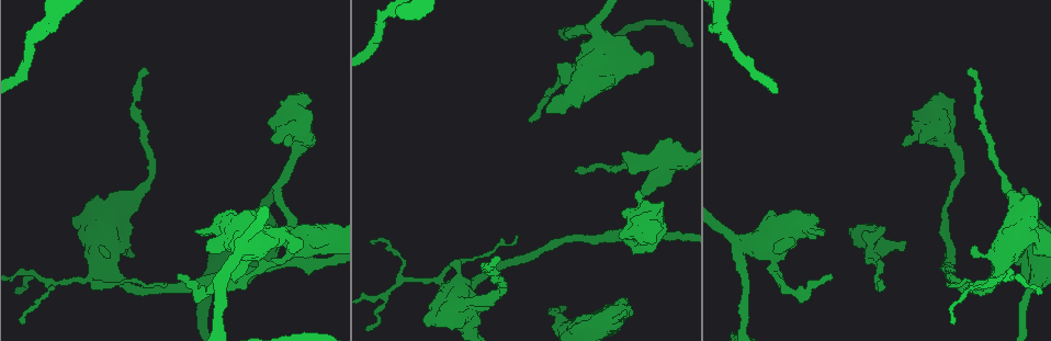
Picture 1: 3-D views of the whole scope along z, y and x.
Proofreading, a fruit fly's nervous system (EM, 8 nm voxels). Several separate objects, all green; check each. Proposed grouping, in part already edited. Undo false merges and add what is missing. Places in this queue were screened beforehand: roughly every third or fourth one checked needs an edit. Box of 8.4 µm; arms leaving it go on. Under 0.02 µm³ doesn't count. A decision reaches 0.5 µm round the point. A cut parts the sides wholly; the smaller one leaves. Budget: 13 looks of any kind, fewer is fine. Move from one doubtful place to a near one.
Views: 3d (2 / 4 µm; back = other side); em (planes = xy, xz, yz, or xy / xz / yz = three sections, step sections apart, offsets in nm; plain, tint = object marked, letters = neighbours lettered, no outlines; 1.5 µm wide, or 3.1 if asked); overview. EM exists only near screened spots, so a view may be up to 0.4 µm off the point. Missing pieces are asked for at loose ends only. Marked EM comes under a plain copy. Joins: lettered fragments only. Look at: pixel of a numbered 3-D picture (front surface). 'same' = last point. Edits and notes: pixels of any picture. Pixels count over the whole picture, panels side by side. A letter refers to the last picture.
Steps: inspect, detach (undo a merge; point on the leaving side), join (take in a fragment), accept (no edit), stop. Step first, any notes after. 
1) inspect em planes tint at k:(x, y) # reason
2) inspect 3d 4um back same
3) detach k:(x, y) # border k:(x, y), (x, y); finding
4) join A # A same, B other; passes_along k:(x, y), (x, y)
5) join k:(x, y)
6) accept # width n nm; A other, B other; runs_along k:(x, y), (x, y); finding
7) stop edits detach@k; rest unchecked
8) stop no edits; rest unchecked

inspect em 3.1um xz step 8 tint at 1:(98, 272) # sudden change in width

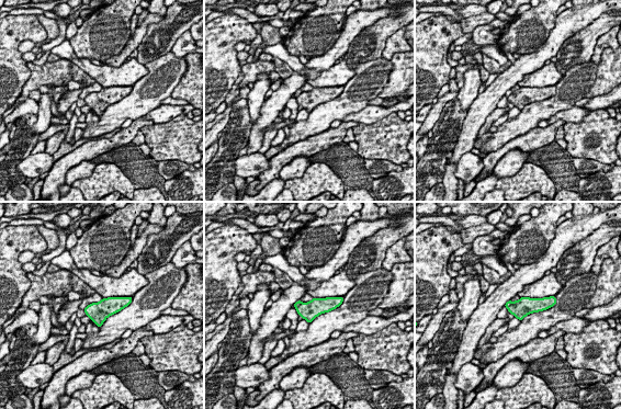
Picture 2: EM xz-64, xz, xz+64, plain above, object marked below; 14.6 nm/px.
inspect em 3.1um planes letters same # another direction

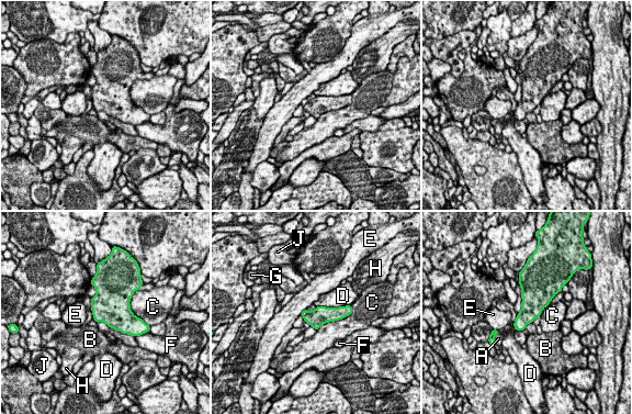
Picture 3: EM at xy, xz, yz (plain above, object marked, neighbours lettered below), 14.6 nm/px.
detach 3:(304, 312) # width 280 nm; A other, B other, C other, D other, E other, F other, G other, H other, J other; border 3:(308, 312), (303, 317); two neurons meet here

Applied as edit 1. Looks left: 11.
inspect em yz step 4 tint at 1:(668, 182) # stops while still wide

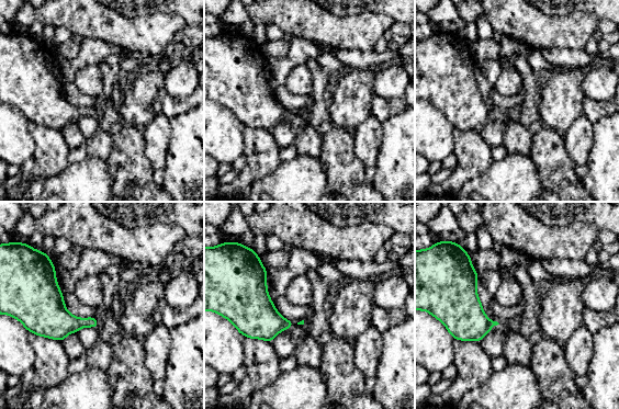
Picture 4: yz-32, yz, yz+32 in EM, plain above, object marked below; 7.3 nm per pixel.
inspect em planes letters same

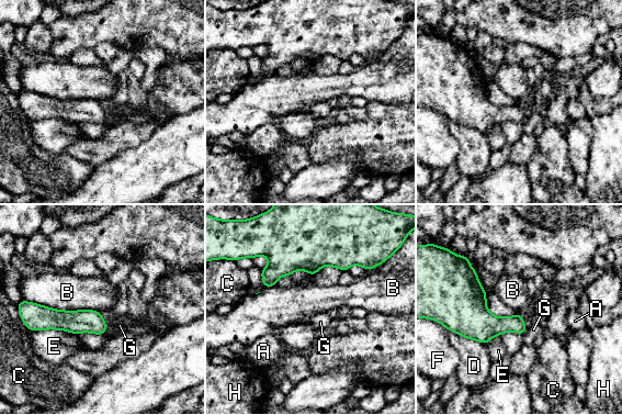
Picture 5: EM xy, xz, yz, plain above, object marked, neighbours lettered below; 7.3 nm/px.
accept # longest_contact B 550 nm; A other, B other, C other, D other, E other, F other, G other, H other; none of them fits

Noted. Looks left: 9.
inspect em planes letters at 1:(1023, 191)

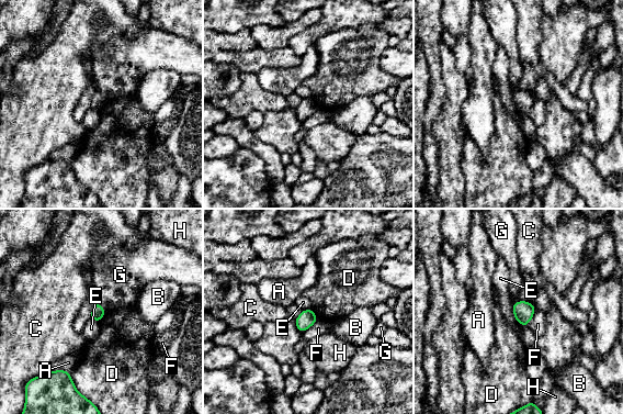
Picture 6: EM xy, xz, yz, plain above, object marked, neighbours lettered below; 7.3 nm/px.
accept # A other, B other, C other, D other, E other, F other, G other, H other; border 6:(511, 305), (514, 319), (524, 326); no lettered fragment goes on from it

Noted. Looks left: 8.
inspect overview

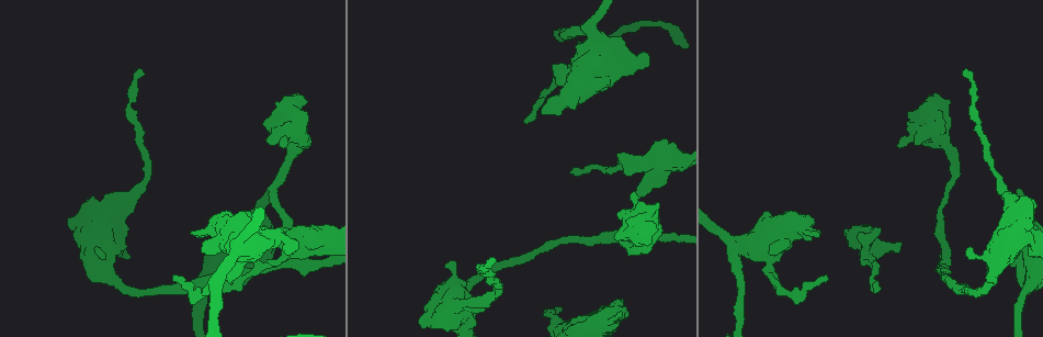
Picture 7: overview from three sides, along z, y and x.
inspect em xz step 8 tint at 7:(1031, 287) # thick turns thin

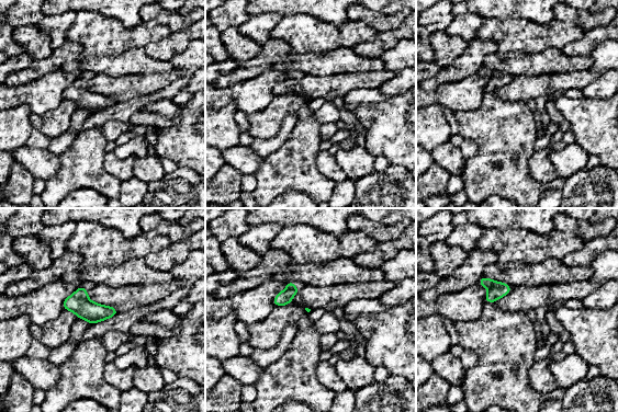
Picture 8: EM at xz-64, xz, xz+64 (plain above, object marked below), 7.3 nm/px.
inspect em xz step 8 letters same

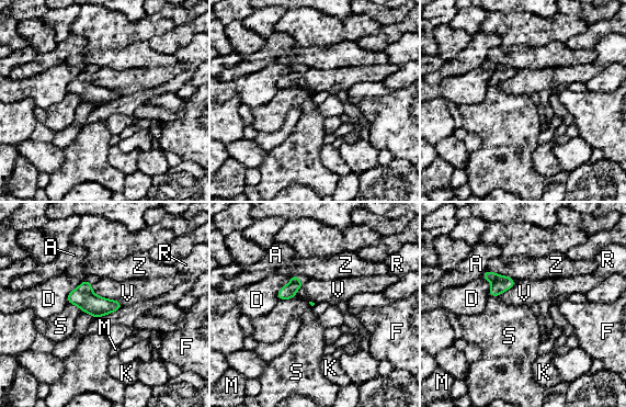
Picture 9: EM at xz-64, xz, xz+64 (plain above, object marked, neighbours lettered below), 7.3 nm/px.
accept # A other, D other, F other, K other, M other, R other, S other, V other, Z other; border 9:(68, 302), (77, 305), (82, 312); continuous, no second neuron

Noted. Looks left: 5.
inspect 3d 2um back at 7:(825, 274) # end of a long branch

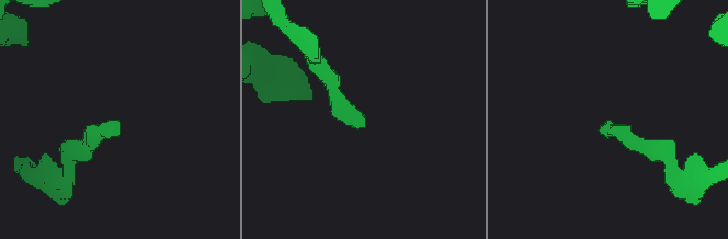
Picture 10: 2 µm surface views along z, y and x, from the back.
inspect em planes letters at 10:(365, 123) # now the EM

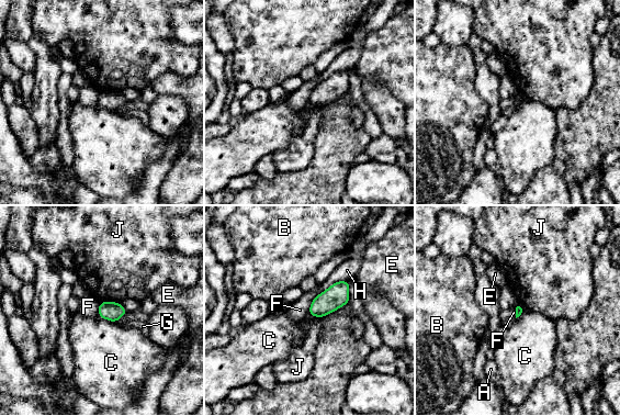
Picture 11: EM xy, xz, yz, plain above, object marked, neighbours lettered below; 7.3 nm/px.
accept # A other, B other, C other, E other, F other, G other, H other, J other; border 11:(316, 296), (310, 306), (308, 314); no lettered fragment goes on from it

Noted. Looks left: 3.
stop edits detach@3; rest unchecked

